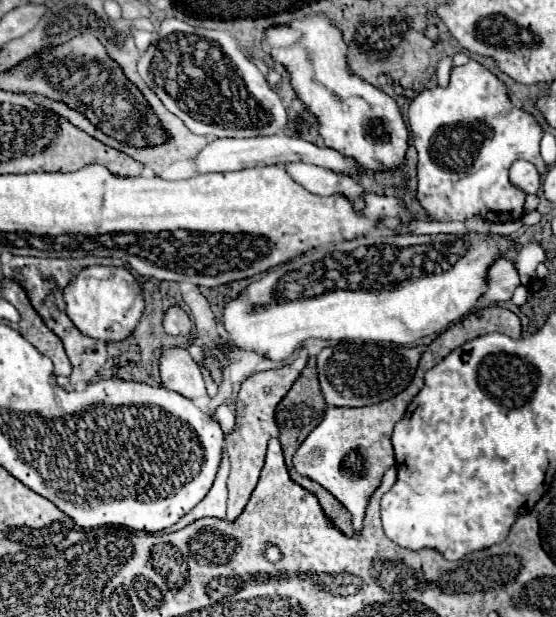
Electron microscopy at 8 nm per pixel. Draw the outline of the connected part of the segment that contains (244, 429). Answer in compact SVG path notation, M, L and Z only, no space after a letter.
M301 348L299 356L293 364L287 364L277 370L265 370L251 374L243 380L241 390L237 394L237 412L235 412L235 428L225 438L225 450L231 458L231 474L227 480L229 488L229 504L227 504L227 520L233 522L249 502L249 496L259 480L259 472L263 468L267 442L271 438L279 438L279 428L275 424L275 408L281 402L281 398L291 390L293 382L301 374L301 370L307 364L307 350Z

